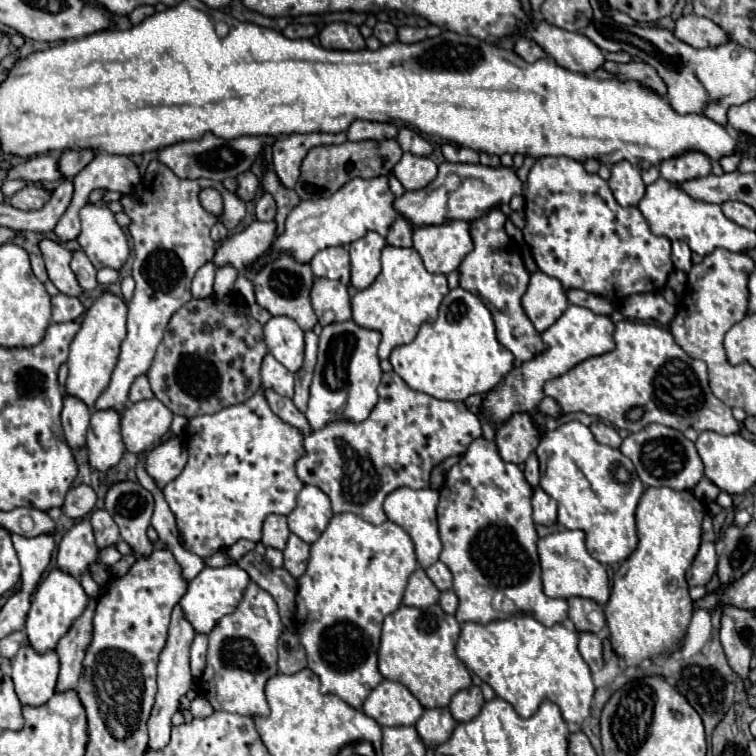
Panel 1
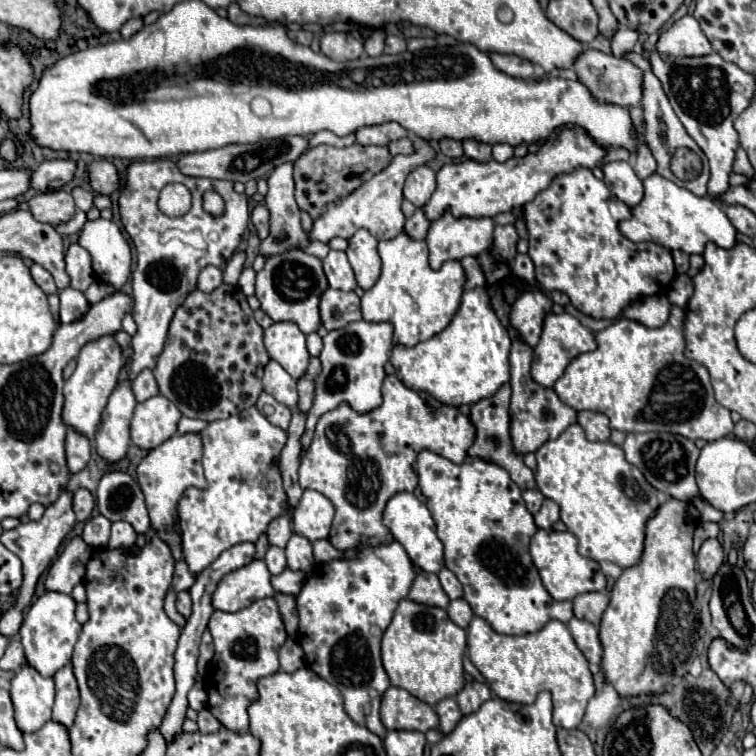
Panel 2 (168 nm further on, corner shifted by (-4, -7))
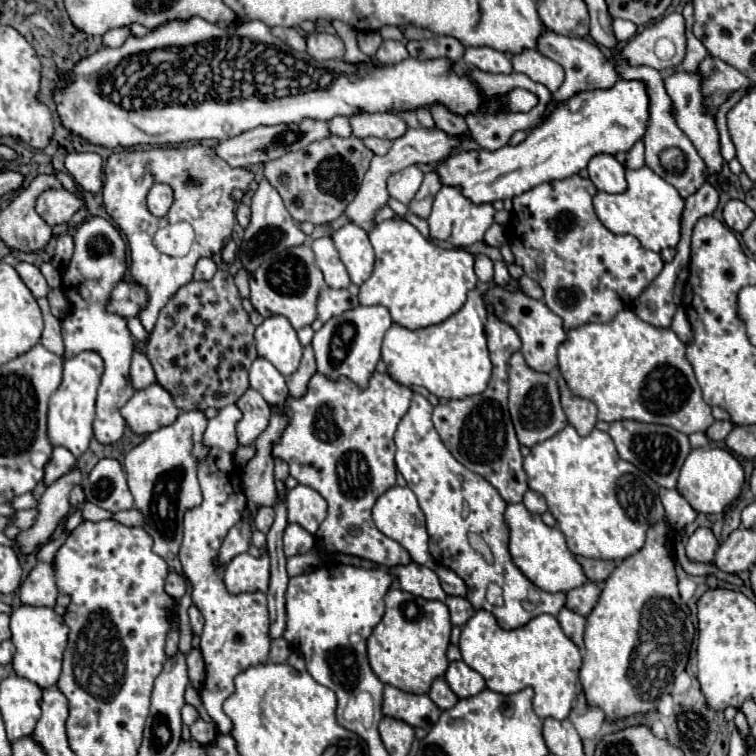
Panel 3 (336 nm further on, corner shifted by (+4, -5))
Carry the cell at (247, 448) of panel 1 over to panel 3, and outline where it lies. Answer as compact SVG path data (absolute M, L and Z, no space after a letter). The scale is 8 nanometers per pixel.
M228 405L208 421L204 433L204 445L210 447L210 455L200 463L198 479L202 487L202 505L194 507L184 517L184 541L180 545L182 571L192 585L192 601L204 615L204 629L200 635L200 651L206 663L206 681L200 691L202 704L208 715L216 721L220 733L230 733L232 721L222 711L222 703L234 693L234 677L244 669L266 663L270 637L268 637L268 607L264 593L236 593L226 595L222 581L222 567L216 567L218 549L226 533L242 519L246 497L242 493L240 475L242 471L234 465L232 453L238 447L236 423L242 413L236 405Z

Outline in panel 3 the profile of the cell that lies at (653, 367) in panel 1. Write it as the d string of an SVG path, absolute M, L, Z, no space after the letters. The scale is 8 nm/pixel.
M632 309L620 311L608 323L588 323L568 331L568 339L558 347L560 375L566 379L570 391L578 397L586 397L598 403L598 419L618 421L634 419L642 423L670 425L686 435L706 431L714 423L710 407L702 399L700 385L694 377L692 365L686 361L686 345L676 337L672 329L658 329L642 321Z

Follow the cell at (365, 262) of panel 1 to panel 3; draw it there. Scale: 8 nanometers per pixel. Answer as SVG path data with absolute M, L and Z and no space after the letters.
M348 223L334 231L334 247L340 253L342 263L348 269L352 283L362 285L374 269L374 251L368 239L368 233L356 223Z

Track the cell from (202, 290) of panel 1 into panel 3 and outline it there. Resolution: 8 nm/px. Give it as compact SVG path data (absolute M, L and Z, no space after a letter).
M208 257L198 259L196 271L194 271L194 279L196 281L208 281L208 279L212 279L214 273L216 273L216 263L212 259L208 259Z

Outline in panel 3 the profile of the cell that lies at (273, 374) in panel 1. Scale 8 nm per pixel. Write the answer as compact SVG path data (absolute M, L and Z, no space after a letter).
M258 357L250 367L250 387L256 389L266 399L268 405L284 403L288 397L288 387L284 377L264 357Z

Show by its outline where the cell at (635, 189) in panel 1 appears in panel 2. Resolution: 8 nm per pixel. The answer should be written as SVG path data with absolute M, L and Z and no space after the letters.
M614 161L602 167L604 171L604 183L608 189L628 207L634 207L644 197L644 187L638 175L634 173L630 161Z

